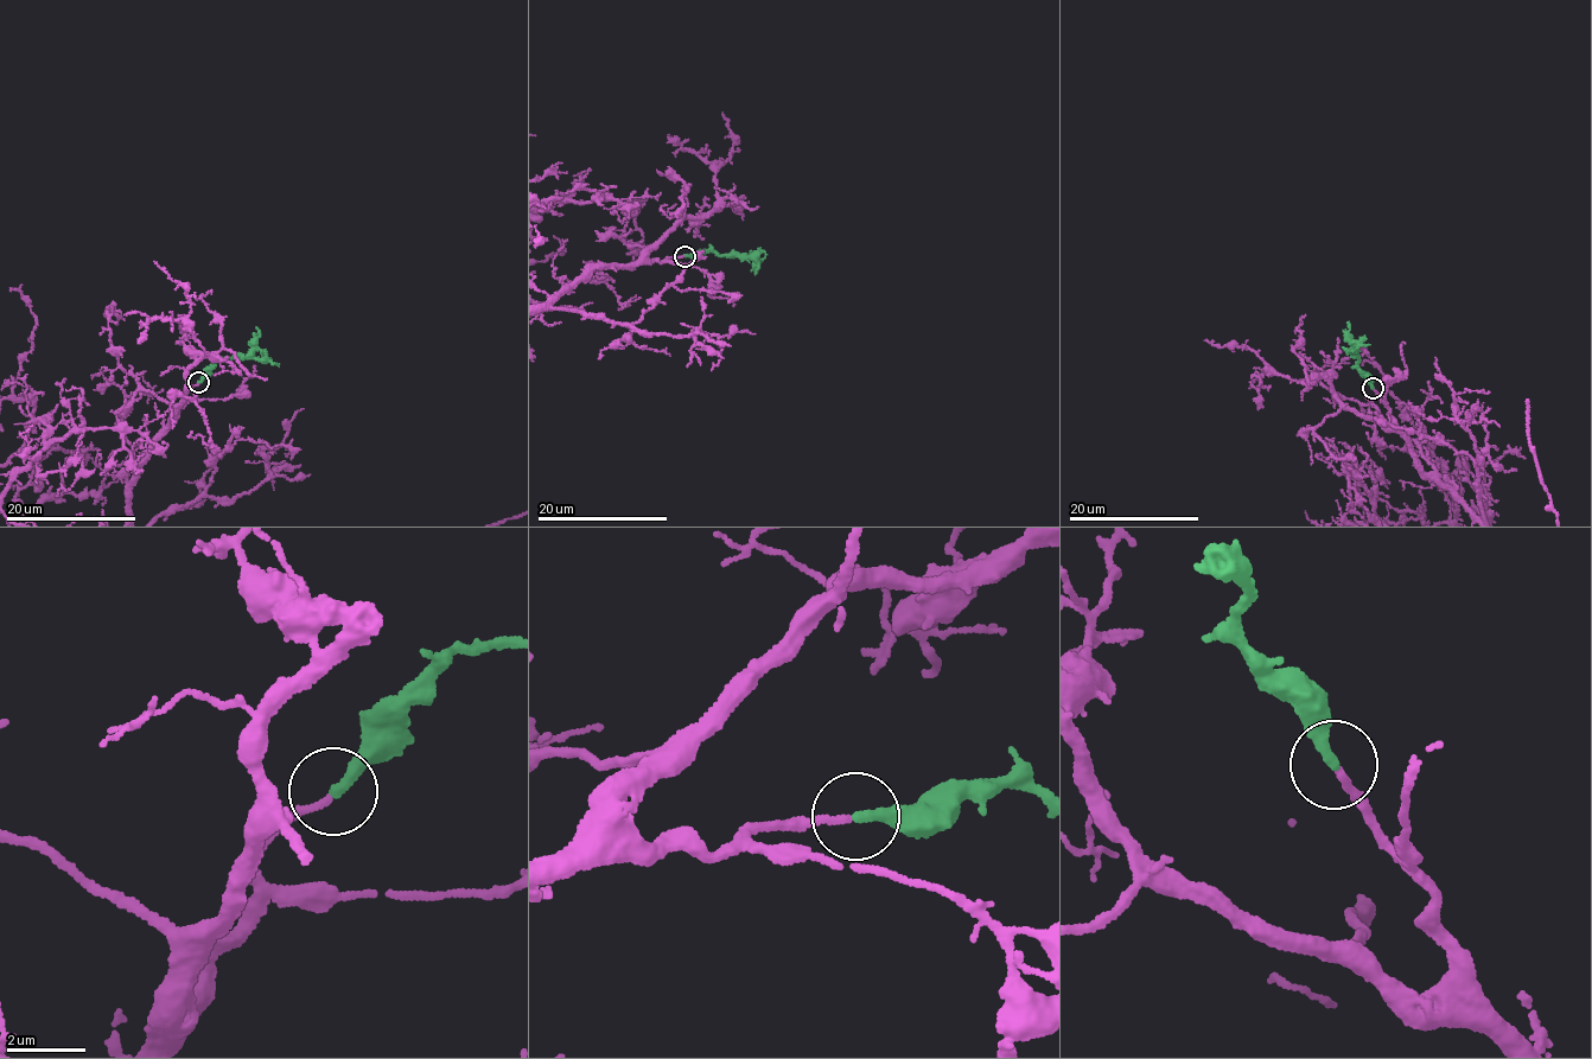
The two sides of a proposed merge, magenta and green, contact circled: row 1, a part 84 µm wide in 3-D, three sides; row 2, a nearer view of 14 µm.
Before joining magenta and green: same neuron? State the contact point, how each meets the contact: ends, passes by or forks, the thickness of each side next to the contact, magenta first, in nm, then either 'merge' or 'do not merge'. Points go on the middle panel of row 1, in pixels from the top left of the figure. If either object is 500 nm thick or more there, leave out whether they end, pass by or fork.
at (685, 256); magenta ends there; green ends there; 180 nm thick on the magenta side, 320 nm on the other; merge

